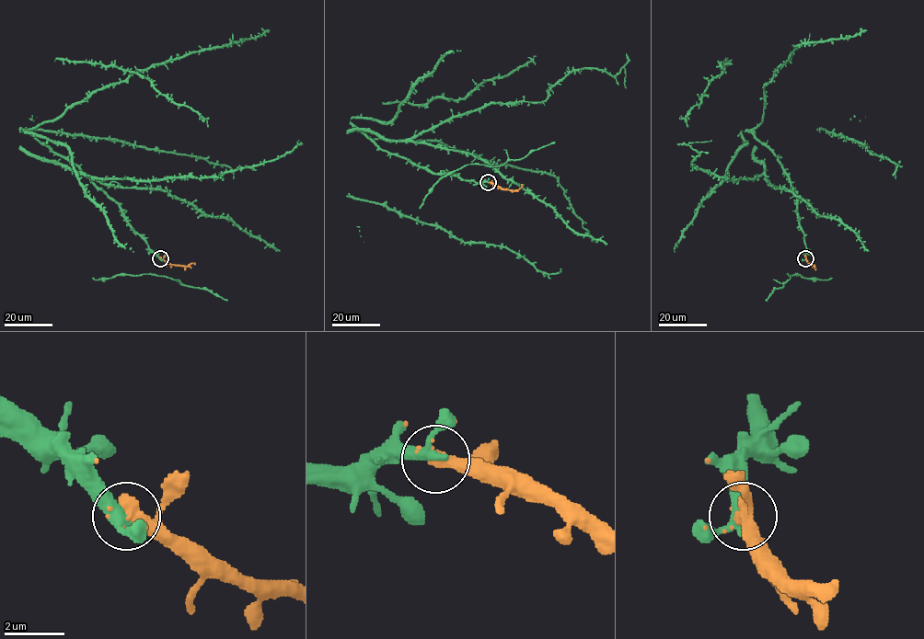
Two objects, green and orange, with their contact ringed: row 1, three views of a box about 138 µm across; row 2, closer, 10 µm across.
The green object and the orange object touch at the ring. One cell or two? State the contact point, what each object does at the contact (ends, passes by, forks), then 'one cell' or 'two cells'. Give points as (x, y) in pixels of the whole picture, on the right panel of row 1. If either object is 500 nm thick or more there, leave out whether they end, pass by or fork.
at (805, 258); green passes by; orange passes by; one cell

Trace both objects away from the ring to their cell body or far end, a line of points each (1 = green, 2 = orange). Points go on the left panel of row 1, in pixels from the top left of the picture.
1: (161, 258), (129, 223), (121, 208), (31, 130), (56, 119), (95, 91), (136, 72), (269, 30)
2: (161, 258), (179, 266), (194, 265)

